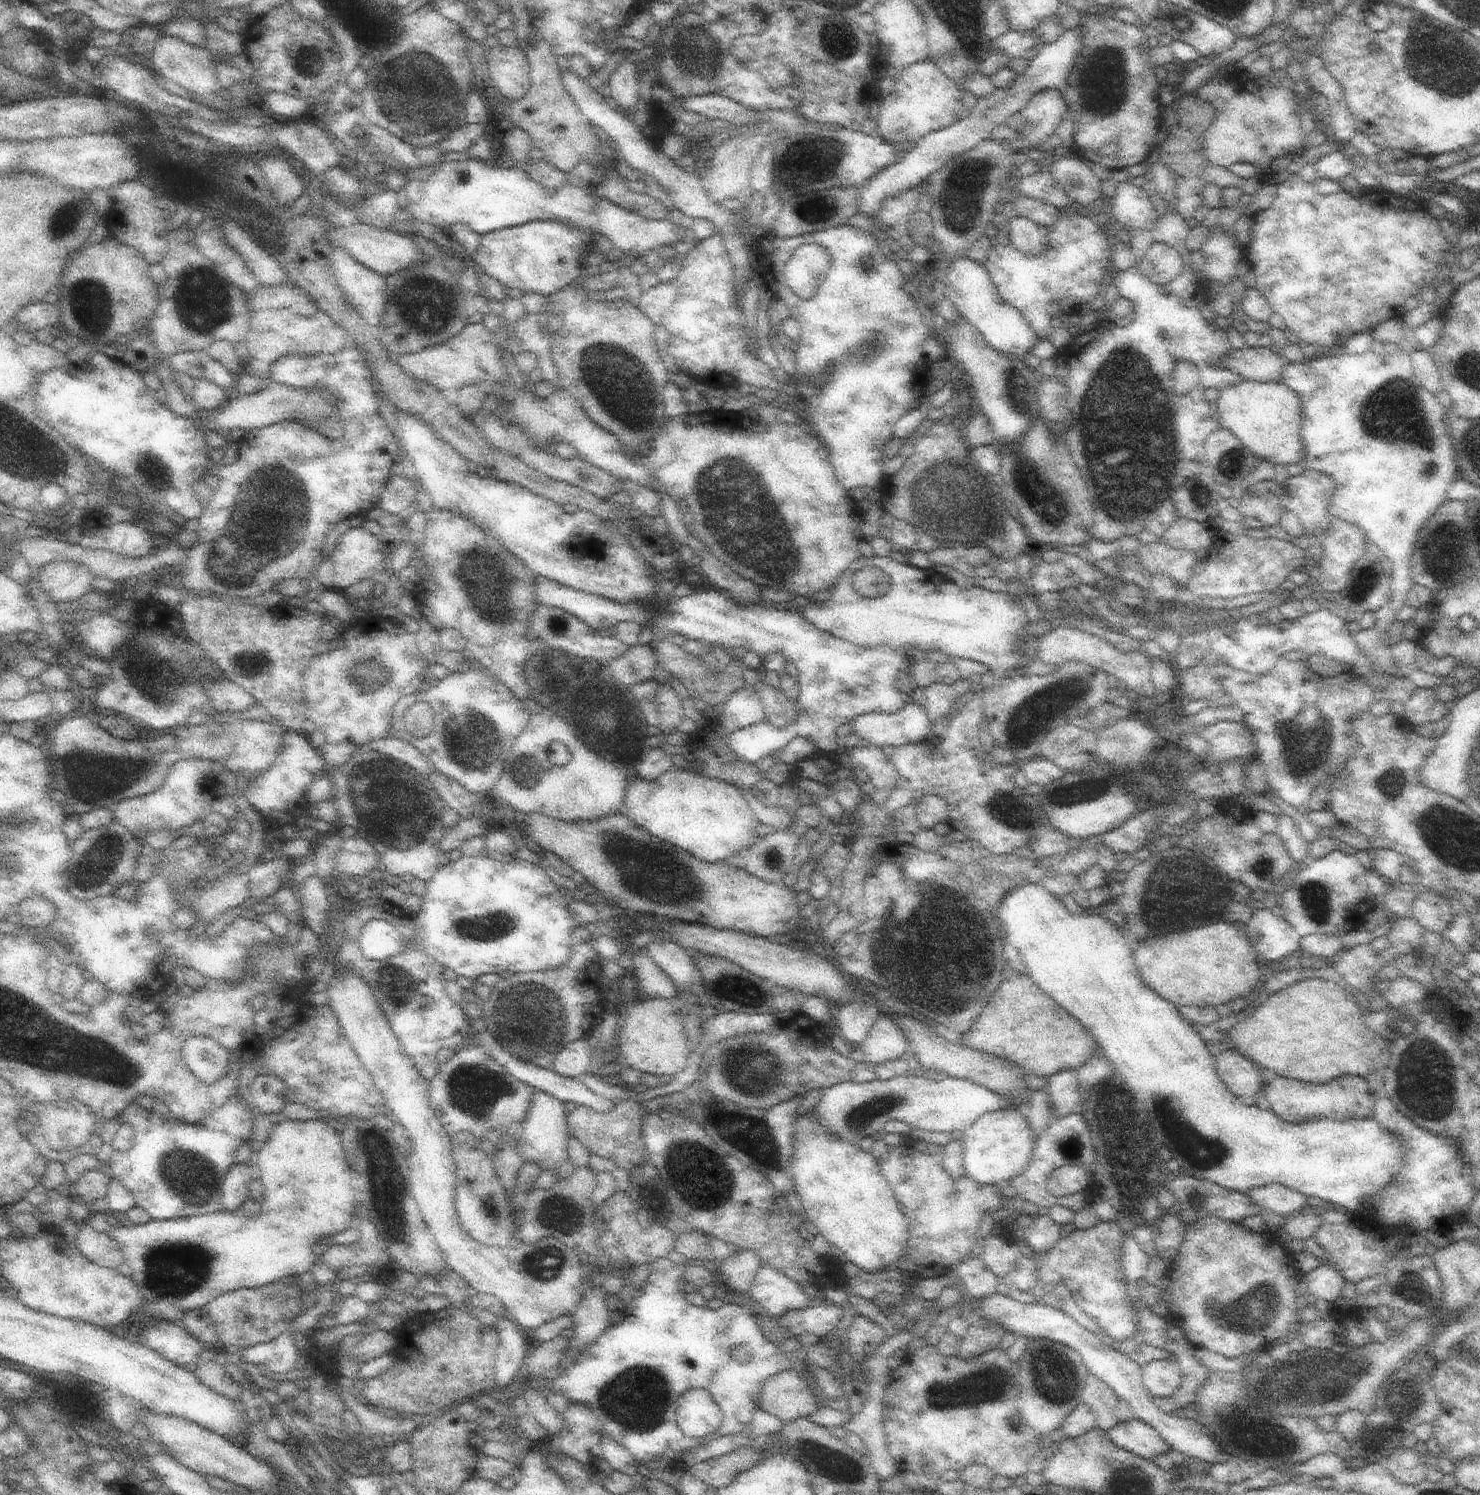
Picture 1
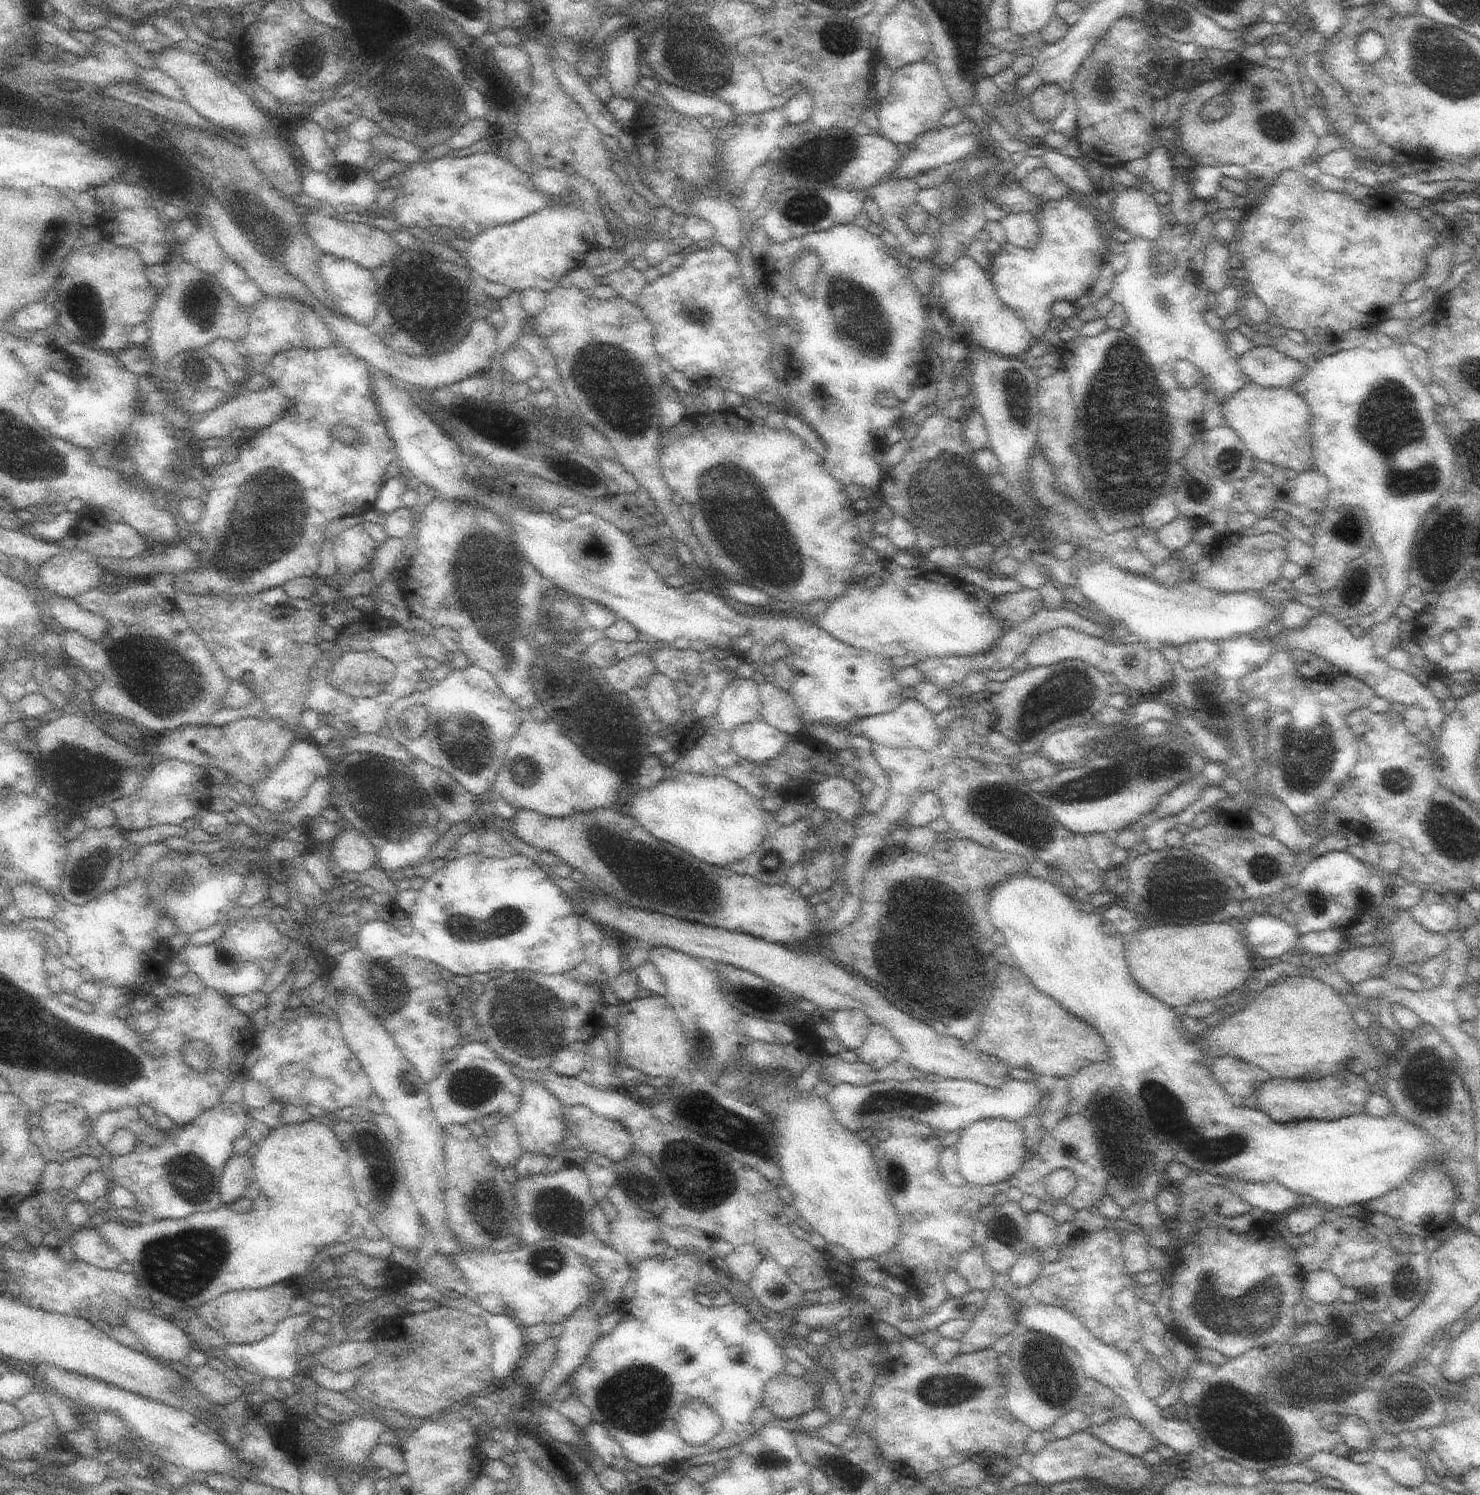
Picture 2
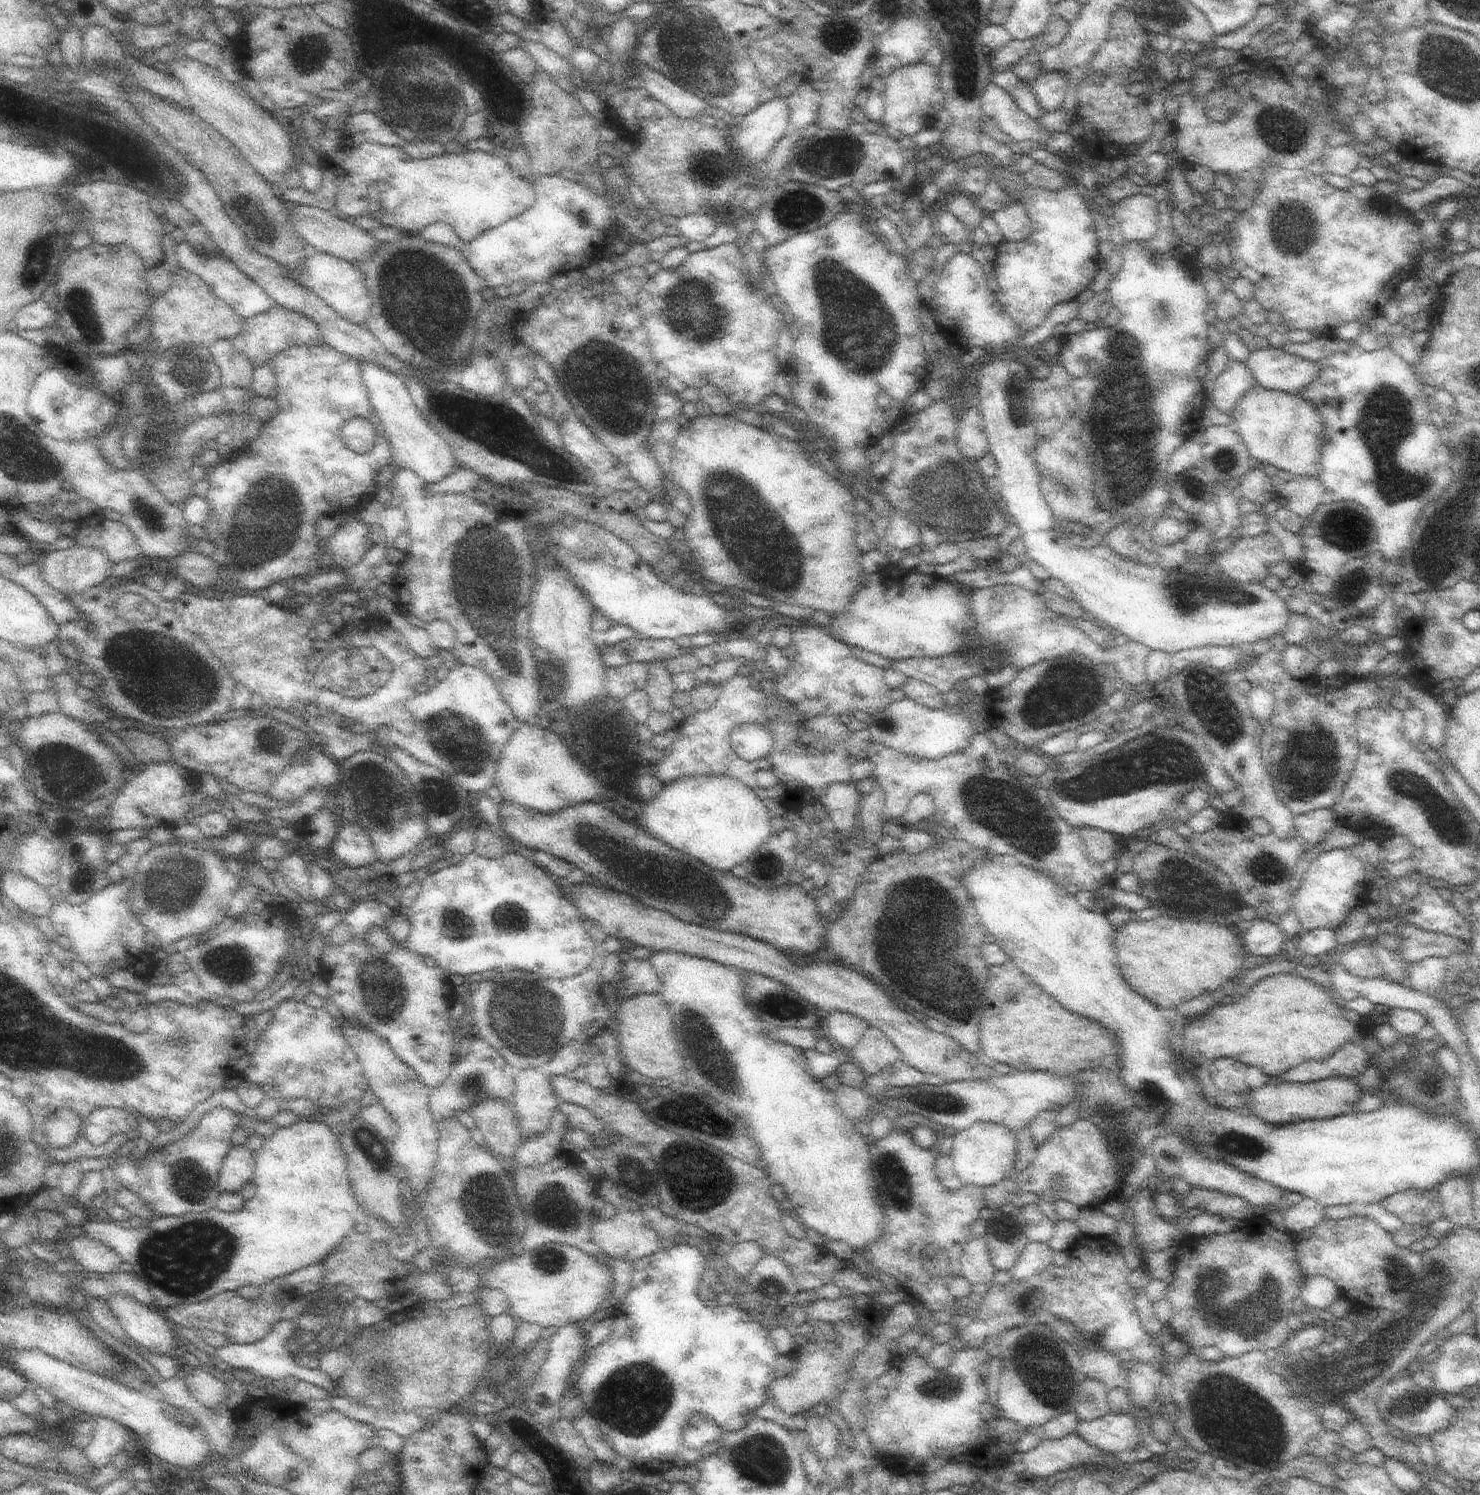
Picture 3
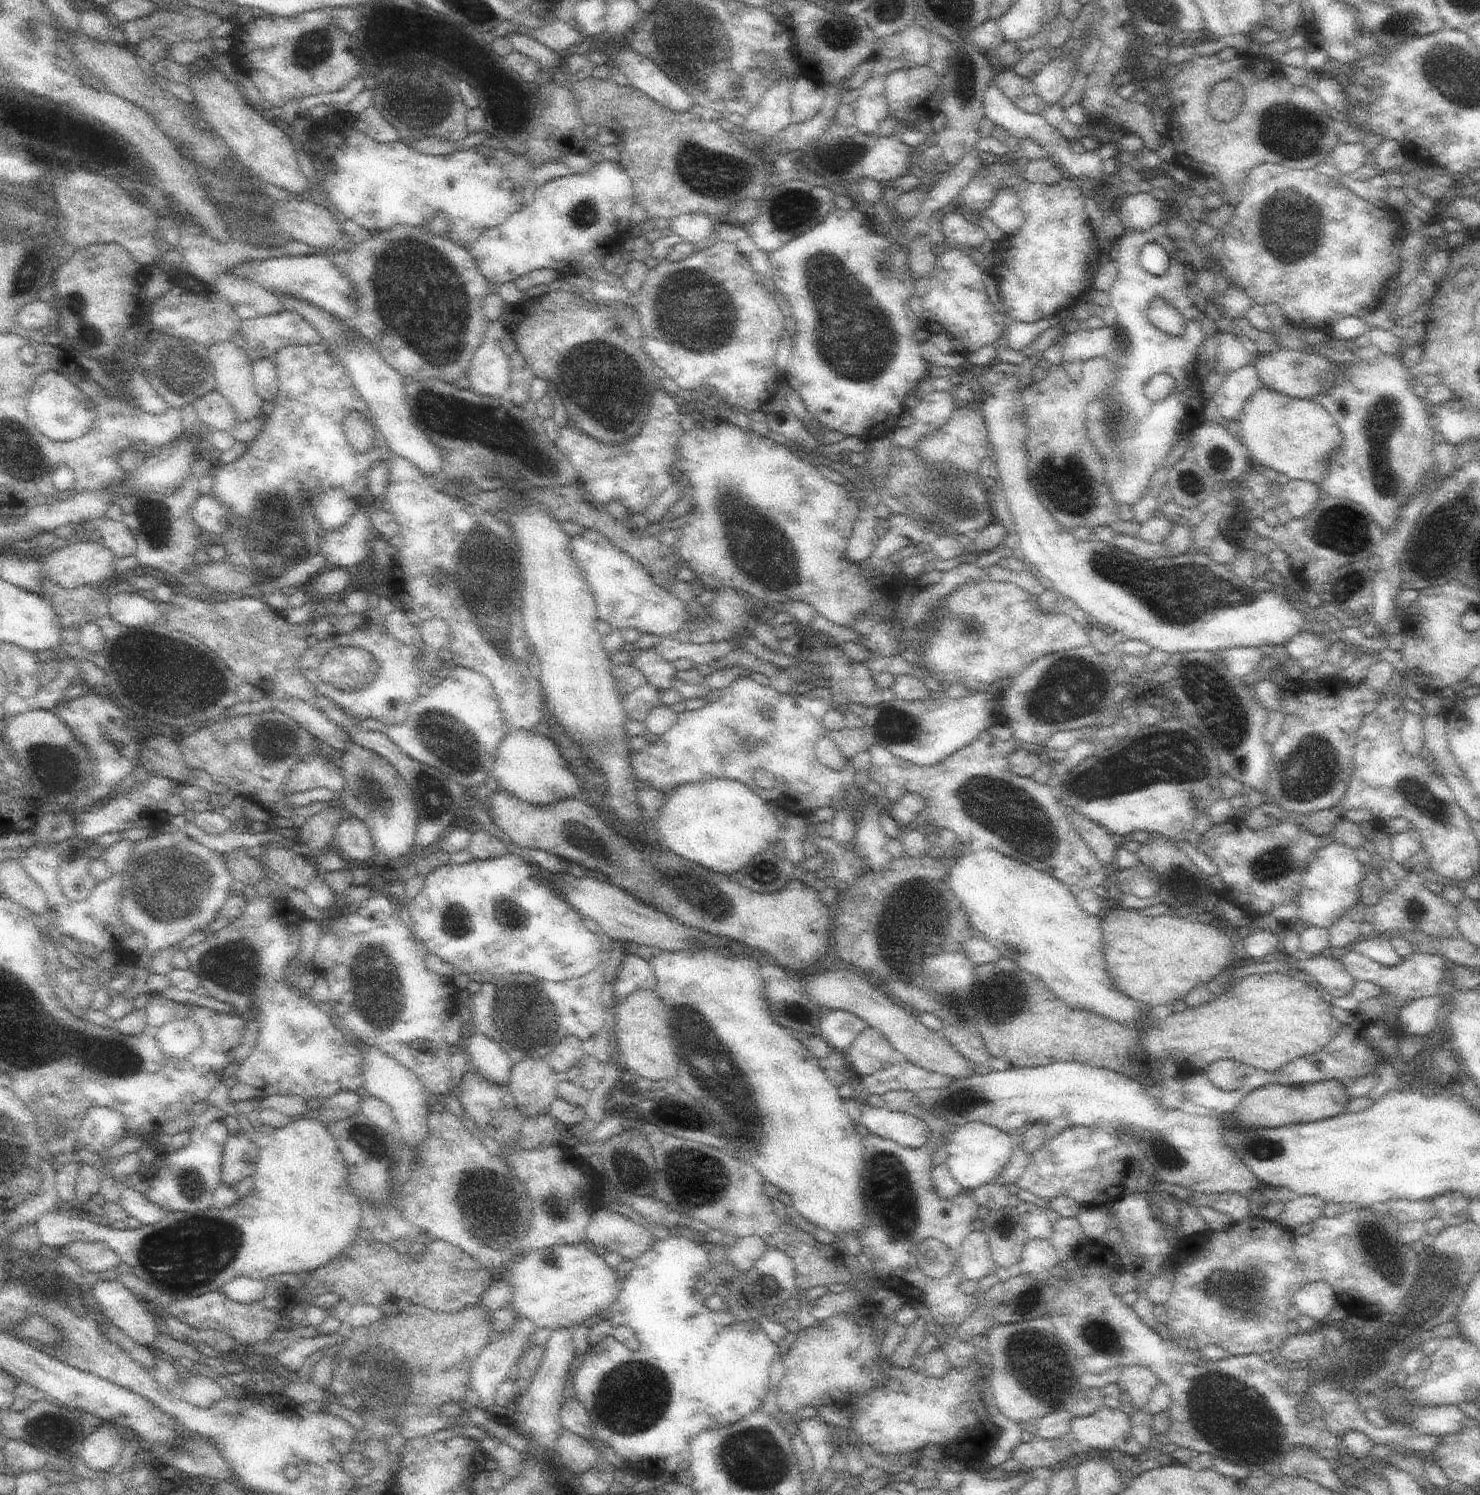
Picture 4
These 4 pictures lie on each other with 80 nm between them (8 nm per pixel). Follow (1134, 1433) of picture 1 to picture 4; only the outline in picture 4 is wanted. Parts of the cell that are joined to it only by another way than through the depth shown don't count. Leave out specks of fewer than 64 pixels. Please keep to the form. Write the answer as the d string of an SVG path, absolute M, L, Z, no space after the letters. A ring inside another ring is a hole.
M1105 1404L1096 1414L1081 1417L1075 1415L1072 1419L1071 1437L1088 1448L1098 1448L1098 1450L1119 1449L1122 1444L1128 1444L1132 1440L1131 1418L1122 1410L1112 1410Z

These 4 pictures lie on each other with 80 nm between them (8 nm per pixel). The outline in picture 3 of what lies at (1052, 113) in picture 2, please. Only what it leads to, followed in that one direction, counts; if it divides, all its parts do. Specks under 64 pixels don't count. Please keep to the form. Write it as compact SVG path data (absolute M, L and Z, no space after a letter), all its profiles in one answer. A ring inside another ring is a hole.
M1048 71L1037 76L1032 87L1045 113L1058 109L1062 110L1067 84L1066 77L1059 71Z

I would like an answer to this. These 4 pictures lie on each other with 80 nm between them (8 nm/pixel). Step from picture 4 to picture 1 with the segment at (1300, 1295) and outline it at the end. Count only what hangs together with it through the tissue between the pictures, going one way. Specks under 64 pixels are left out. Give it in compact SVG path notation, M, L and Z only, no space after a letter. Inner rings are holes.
M1322 1263L1309 1272L1304 1292L1309 1299L1323 1298L1333 1303L1342 1297L1344 1282L1345 1278L1334 1266Z

